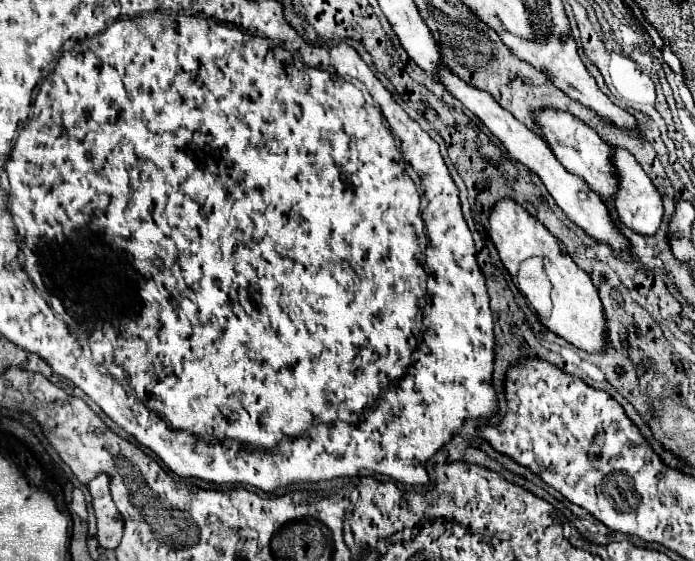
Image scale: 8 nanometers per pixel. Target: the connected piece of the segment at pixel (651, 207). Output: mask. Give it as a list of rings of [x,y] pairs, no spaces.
[[[618,147],[614,149],[614,165],[620,175],[620,189],[614,197],[614,207],[618,211],[620,221],[628,229],[632,229],[640,235],[654,235],[664,219],[664,205],[662,205],[660,193],[656,191],[650,177],[642,171],[642,167],[636,163],[636,159],[626,149],[618,149]]]

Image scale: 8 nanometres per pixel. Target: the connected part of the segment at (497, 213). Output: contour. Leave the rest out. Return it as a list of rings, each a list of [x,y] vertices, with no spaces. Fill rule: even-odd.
[[[502,199],[492,207],[488,235],[494,241],[498,255],[512,277],[516,277],[518,265],[524,259],[528,259],[532,255],[538,255],[544,259],[544,271],[550,277],[553,285],[552,310],[545,323],[547,329],[588,353],[602,351],[602,347],[604,347],[602,335],[606,335],[602,303],[598,299],[598,293],[596,293],[590,277],[570,259],[570,255],[566,251],[562,251],[562,245],[558,243],[558,239],[554,235],[550,235],[550,231],[546,231],[546,227],[542,227],[542,223],[538,223],[538,219],[534,219],[520,203],[514,203],[514,199]],[[564,291],[574,291],[574,295],[568,293],[568,297],[560,297],[560,295],[566,295]]]

